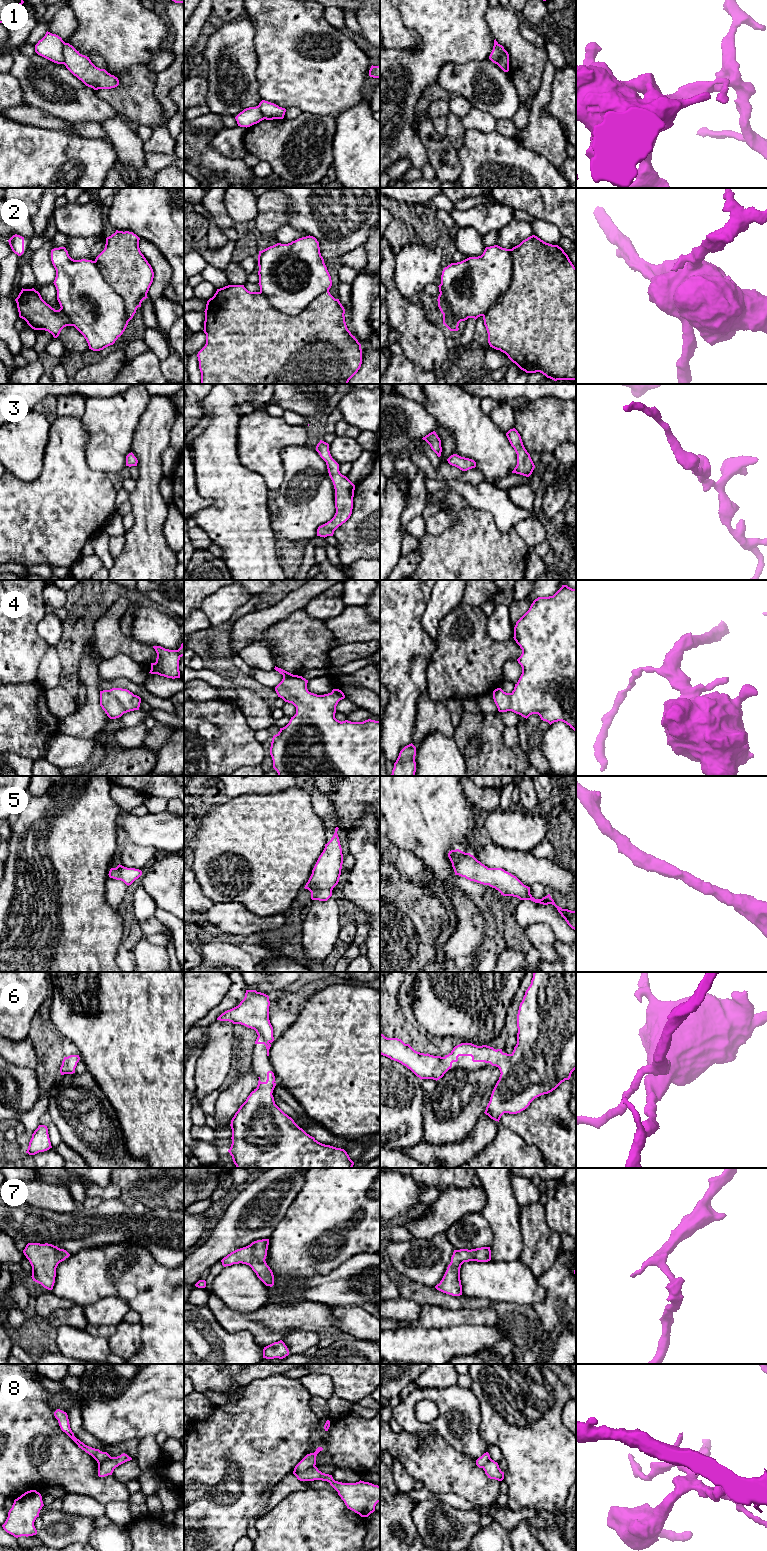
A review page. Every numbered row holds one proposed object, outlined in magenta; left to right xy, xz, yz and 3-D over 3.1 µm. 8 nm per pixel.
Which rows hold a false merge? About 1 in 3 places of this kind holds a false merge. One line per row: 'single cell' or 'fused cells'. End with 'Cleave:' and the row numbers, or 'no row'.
1: fused cells
2: fused cells
3: single cell
4: single cell
5: single cell
6: single cell
7: single cell
8: fused cells
Cleave: 1, 2, 8

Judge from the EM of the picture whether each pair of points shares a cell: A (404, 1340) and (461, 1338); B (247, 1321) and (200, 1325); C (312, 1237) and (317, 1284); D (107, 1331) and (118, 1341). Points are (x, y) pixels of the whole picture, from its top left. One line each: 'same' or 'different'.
A: same
B: different
C: different
D: different

